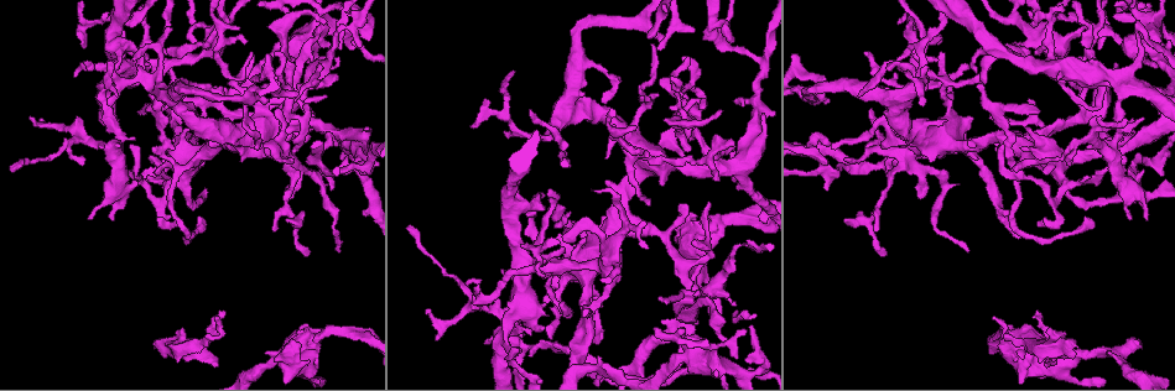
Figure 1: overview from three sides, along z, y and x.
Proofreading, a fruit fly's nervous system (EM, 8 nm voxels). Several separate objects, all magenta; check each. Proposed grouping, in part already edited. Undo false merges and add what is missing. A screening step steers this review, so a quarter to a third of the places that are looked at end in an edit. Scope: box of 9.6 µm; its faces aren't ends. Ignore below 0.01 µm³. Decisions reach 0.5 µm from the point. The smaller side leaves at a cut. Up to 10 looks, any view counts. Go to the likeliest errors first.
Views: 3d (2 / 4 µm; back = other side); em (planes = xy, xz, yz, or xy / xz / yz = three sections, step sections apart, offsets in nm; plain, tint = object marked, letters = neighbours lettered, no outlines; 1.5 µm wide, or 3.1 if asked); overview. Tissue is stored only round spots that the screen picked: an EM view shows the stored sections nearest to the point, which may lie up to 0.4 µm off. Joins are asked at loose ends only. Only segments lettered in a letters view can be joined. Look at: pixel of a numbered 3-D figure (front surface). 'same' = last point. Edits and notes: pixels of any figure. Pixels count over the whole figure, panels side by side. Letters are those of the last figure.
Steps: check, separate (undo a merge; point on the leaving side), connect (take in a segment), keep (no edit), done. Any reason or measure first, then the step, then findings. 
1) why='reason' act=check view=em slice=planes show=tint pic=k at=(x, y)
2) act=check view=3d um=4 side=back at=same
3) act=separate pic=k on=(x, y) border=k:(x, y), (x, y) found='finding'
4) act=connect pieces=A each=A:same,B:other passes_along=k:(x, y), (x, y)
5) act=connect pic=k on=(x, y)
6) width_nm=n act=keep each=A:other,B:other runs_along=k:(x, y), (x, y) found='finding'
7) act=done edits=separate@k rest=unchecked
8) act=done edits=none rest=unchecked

why='an open end' act=check view=3d um=4 pic=1 at=(1076, 347)

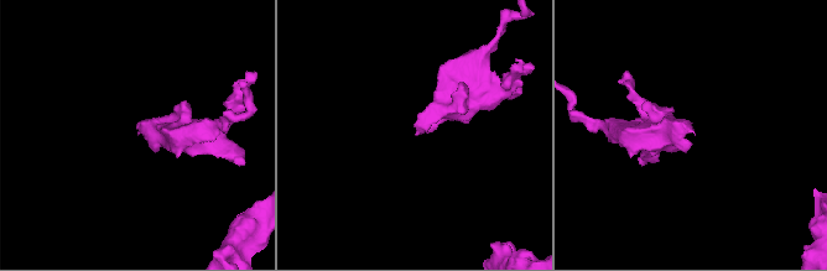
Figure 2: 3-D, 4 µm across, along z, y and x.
act=check view=em slice=planes show=letters pic=2 at=(138, 133)

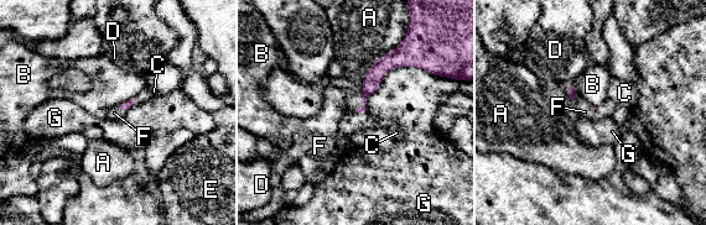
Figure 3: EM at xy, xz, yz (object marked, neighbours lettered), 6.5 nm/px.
act=connect pieces=F each=A:other,B:other,C:other,D:other,E:other,F:same,G:other found='the neuron continues'

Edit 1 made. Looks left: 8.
why='branch stops here' act=check view=3d um=4 pic=1 at=(1140, 346)

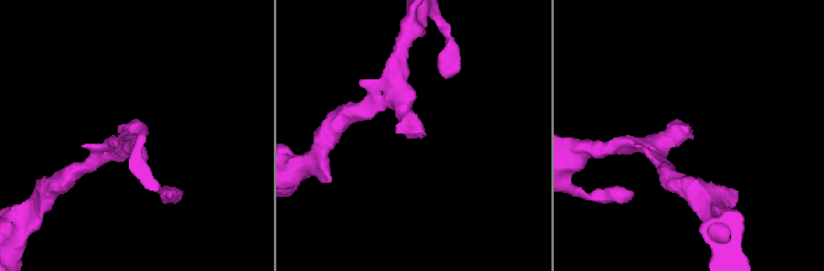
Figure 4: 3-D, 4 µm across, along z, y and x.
act=check view=em slice=planes show=plain pic=4 at=(692, 130)

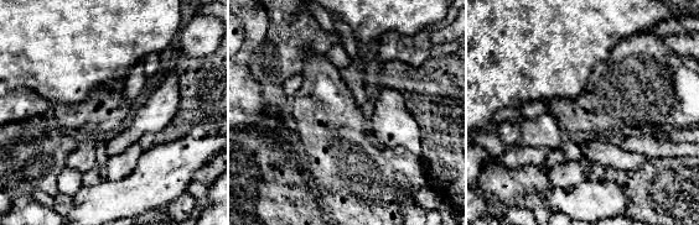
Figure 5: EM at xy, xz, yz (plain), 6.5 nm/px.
act=check view=em slice=planes show=letters at=same

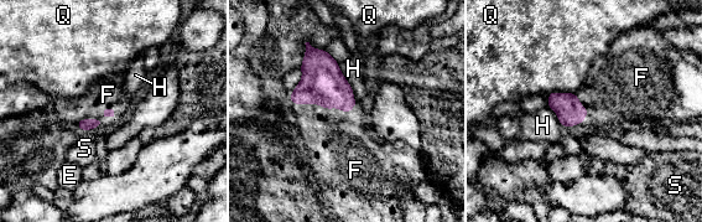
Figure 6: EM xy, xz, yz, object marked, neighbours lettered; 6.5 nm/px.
act=connect pieces=F each=E:other,F:same,H:other,Q:other,S:other passes_along=6:(322, 82), (318, 103), (332, 139) found='it goes on there'

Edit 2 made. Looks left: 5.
why='an open end' act=check view=3d um=4 pic=1 at=(338, 56)

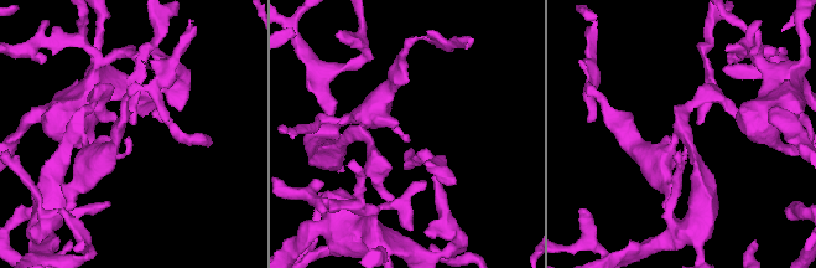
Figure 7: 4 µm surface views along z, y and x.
act=check view=em slice=planes show=letters pic=7 at=(409, 136)

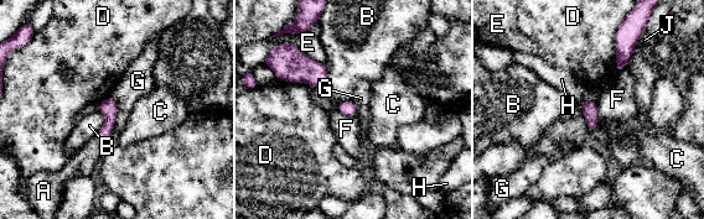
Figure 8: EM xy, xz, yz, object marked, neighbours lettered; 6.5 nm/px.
act=keep each=A:other,B:other,C:other,D:other,E:other,F:other,G:other,H:other,J:other border=8:(110, 95), (117, 107), (112, 133) found='no lettered segment goes on from it'

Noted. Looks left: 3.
why='thin neck' act=check view=em slice=yz step=4 show=tint pic=1 at=(325, 336)

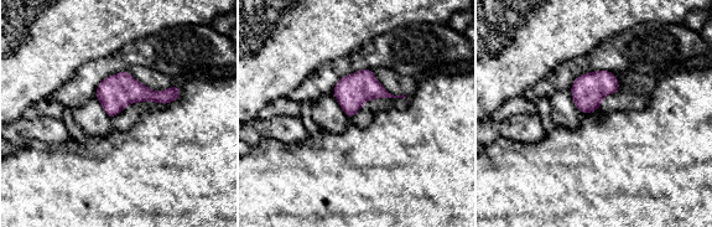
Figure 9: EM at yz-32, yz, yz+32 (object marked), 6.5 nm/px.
why='see the neighbours' act=check view=em slice=yz step=4 show=letters at=same

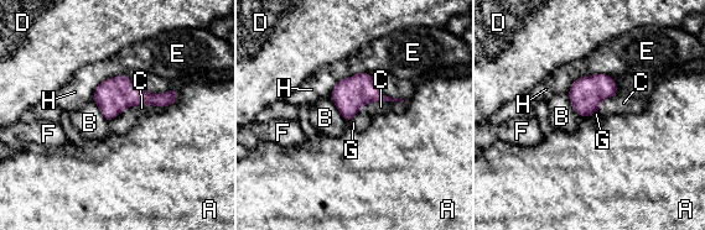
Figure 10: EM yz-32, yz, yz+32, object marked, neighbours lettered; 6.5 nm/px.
width_nm=200 act=keep each=A:other,B:other,C:other,D:other,E:other,F:other,G:other,H:other border=10:(134, 105), (128, 105), (108, 121) found='one neuron here'

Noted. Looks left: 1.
act=done edits=connect@3,connect@6 rest=unchecked

